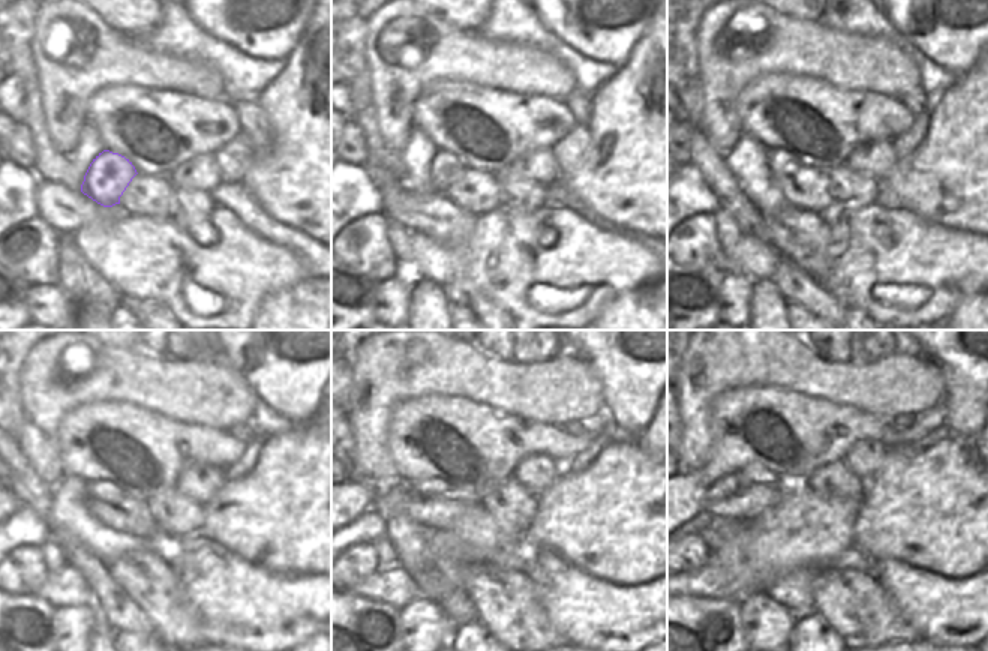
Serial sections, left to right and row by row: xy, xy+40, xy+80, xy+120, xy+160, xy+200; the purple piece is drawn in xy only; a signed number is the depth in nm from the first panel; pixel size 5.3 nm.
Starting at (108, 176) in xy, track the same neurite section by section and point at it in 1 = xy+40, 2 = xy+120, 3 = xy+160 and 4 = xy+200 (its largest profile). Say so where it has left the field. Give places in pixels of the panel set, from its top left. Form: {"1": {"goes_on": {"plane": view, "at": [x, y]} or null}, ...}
{"1": {"goes_on": {"plane": "xy+40", "at": [447, 168]}}, "2": {"goes_on": {"plane": "xy+120", "at": [104, 491]}}, "3": {"goes_on": {"plane": "xy+160", "at": [422, 486]}}, "4": {"goes_on": {"plane": "xy+200", "at": [754, 473]}}}

